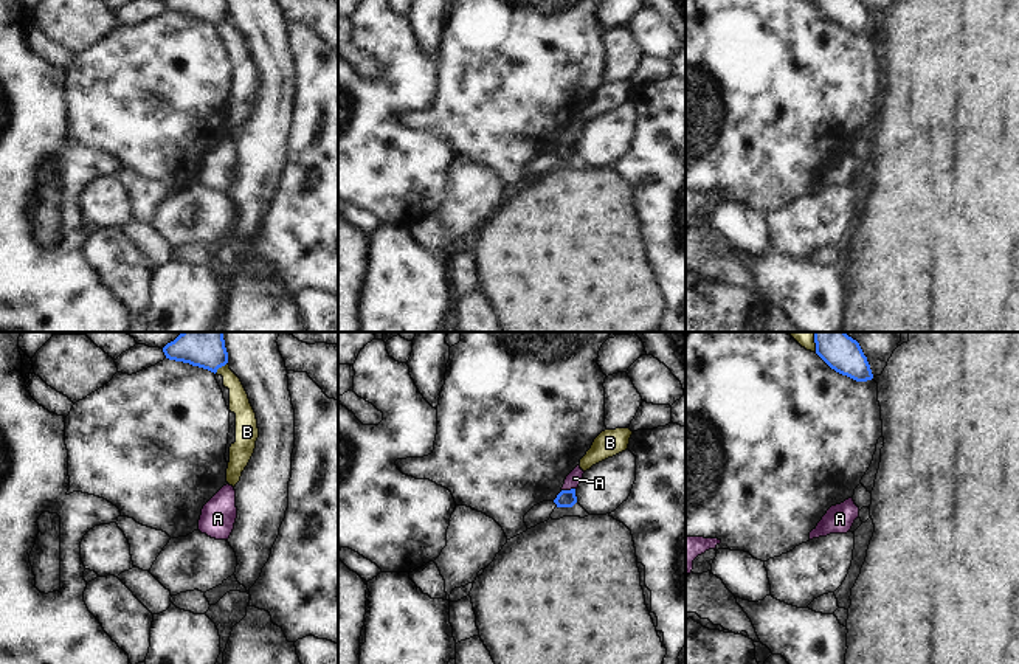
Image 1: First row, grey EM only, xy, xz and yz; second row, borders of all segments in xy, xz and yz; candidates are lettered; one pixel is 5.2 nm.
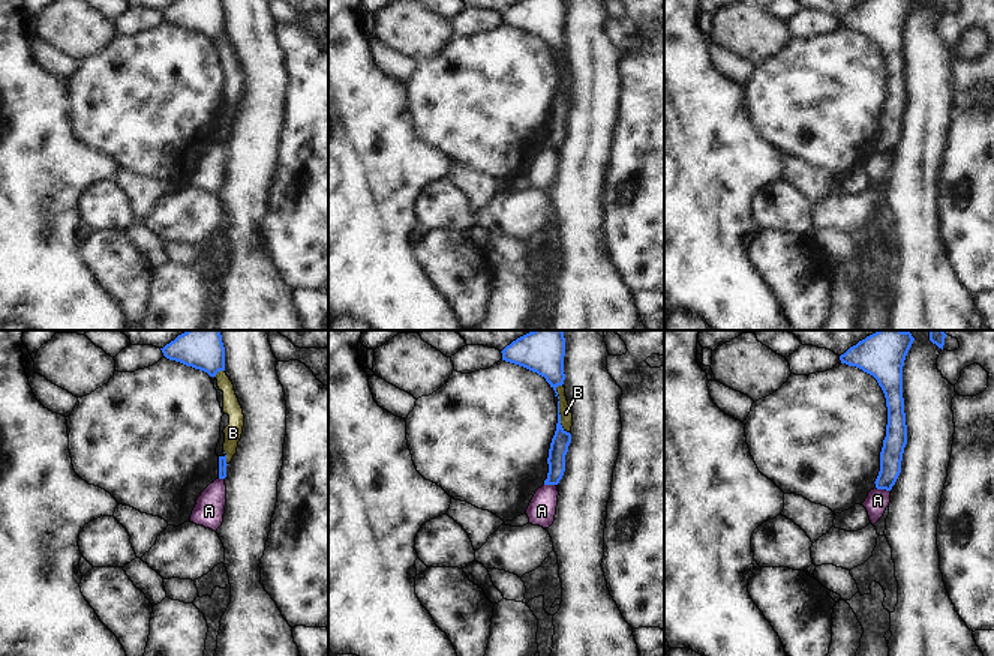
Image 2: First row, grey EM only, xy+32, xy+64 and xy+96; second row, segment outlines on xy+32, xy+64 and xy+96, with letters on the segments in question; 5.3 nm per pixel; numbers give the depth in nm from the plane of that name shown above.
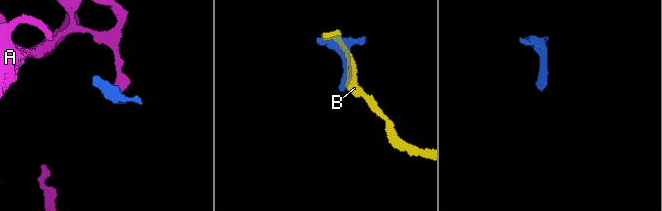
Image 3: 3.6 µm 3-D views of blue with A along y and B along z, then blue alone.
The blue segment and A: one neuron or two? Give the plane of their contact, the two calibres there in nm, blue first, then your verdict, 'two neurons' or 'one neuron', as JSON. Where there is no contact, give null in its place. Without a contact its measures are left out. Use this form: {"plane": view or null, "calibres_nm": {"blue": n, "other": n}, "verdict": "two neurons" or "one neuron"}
{"plane": "xz", "calibres_nm": {"blue": 100, "other": 80}, "verdict": "two neurons"}

